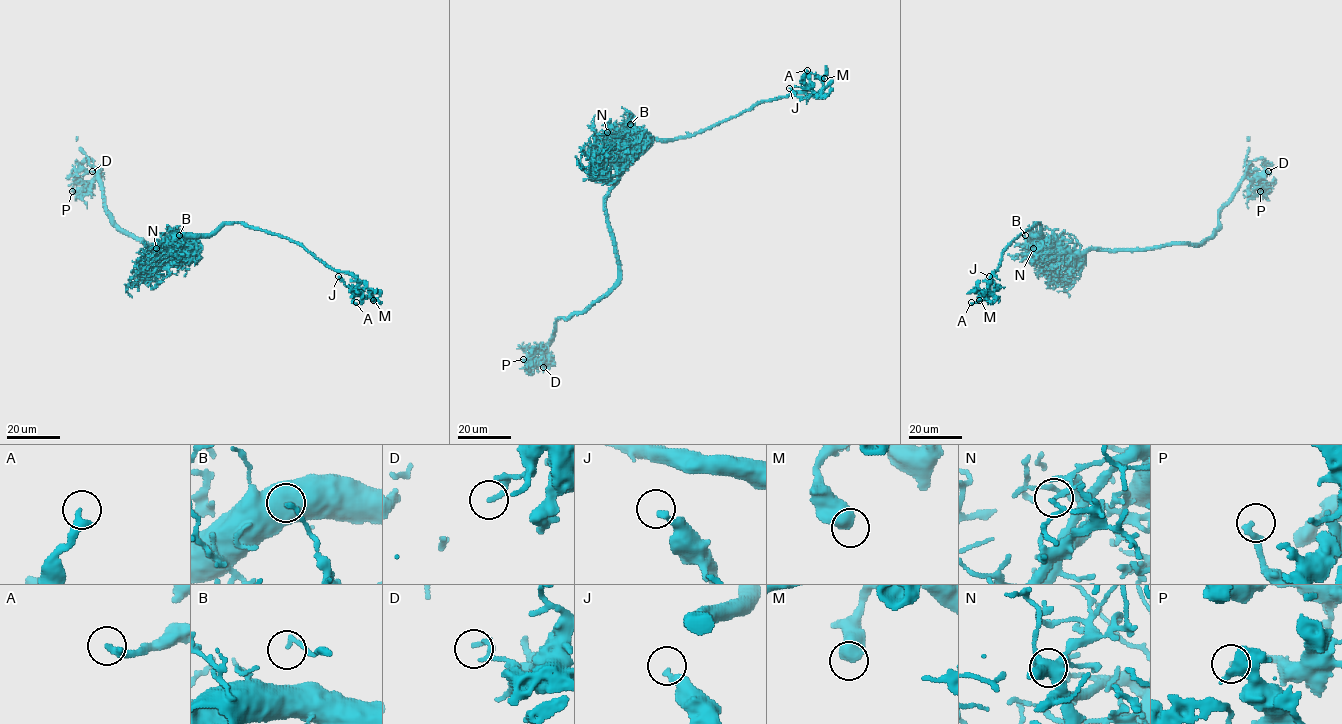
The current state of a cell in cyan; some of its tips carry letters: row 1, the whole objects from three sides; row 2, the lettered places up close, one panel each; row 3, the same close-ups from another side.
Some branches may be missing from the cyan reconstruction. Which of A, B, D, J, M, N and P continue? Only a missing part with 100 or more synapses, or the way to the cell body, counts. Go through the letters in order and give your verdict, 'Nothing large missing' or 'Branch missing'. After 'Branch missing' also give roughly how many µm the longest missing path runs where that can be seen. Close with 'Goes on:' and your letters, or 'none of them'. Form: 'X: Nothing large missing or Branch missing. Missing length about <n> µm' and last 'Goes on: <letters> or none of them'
A: Nothing large missing
B: Nothing large missing
D: Nothing large missing
J: Nothing large missing
M: Nothing large missing
N: Nothing large missing
P: Nothing large missing
Goes on: none of them

